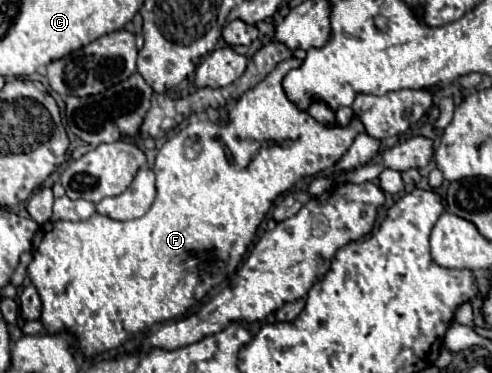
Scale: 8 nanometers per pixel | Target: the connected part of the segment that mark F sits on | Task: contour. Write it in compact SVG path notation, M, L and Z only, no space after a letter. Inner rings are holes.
M295 57L281 61L261 83L257 83L257 87L237 99L225 125L211 129L211 121L191 121L167 139L159 149L153 167L157 175L157 197L143 217L133 221L115 221L95 213L87 221L49 221L39 227L33 237L33 261L29 263L27 273L41 295L41 321L49 333L65 329L71 331L77 337L79 351L93 357L101 351L119 347L129 339L129 333L139 333L153 323L183 315L215 285L235 273L273 201L283 191L291 189L301 177L311 177L332 168L355 137L365 133L365 127L361 127L361 121L355 115L347 127L325 127L289 101L281 81L289 69L299 65L301 59ZM233 137L261 143L259 151L243 169L237 169L237 163L229 163L223 155L223 139Z

